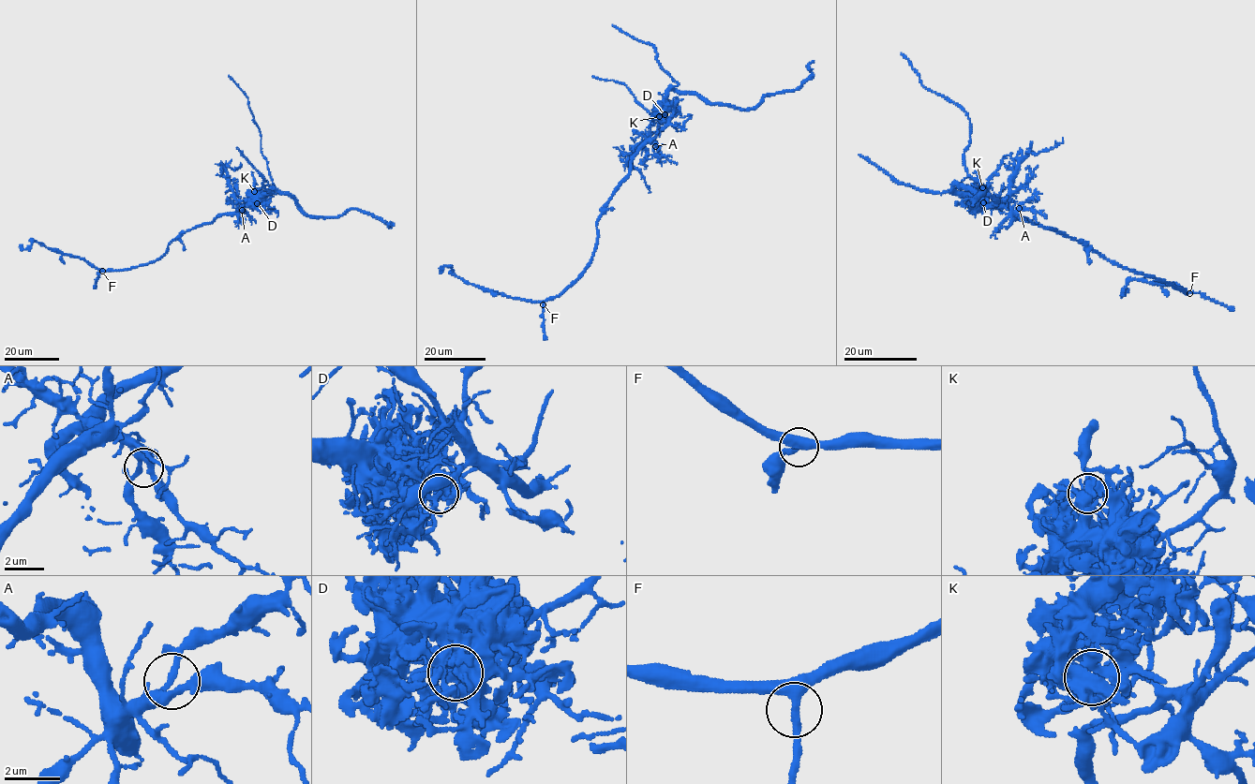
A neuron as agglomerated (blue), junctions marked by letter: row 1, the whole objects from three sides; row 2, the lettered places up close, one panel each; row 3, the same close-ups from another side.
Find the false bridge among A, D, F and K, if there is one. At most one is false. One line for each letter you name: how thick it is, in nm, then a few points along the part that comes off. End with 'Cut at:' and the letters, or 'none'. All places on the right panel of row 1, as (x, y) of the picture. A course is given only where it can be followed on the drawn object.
K: 180 nm | (982, 187), (953, 188), (962, 184), (986, 205), (997, 199), (984, 186), (973, 199), (956, 200)
Cut at: K

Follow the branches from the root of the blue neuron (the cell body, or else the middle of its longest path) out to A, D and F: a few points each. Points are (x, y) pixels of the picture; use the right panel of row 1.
A: (1050, 229), (1015, 216), (1013, 213), (1019, 208)
D: (1050, 229), (1017, 217), (1006, 199), (998, 201), (983, 196), (983, 202)
F: (1050, 229), (1084, 242), (1101, 256), (1122, 266), (1154, 276), (1189, 293)

